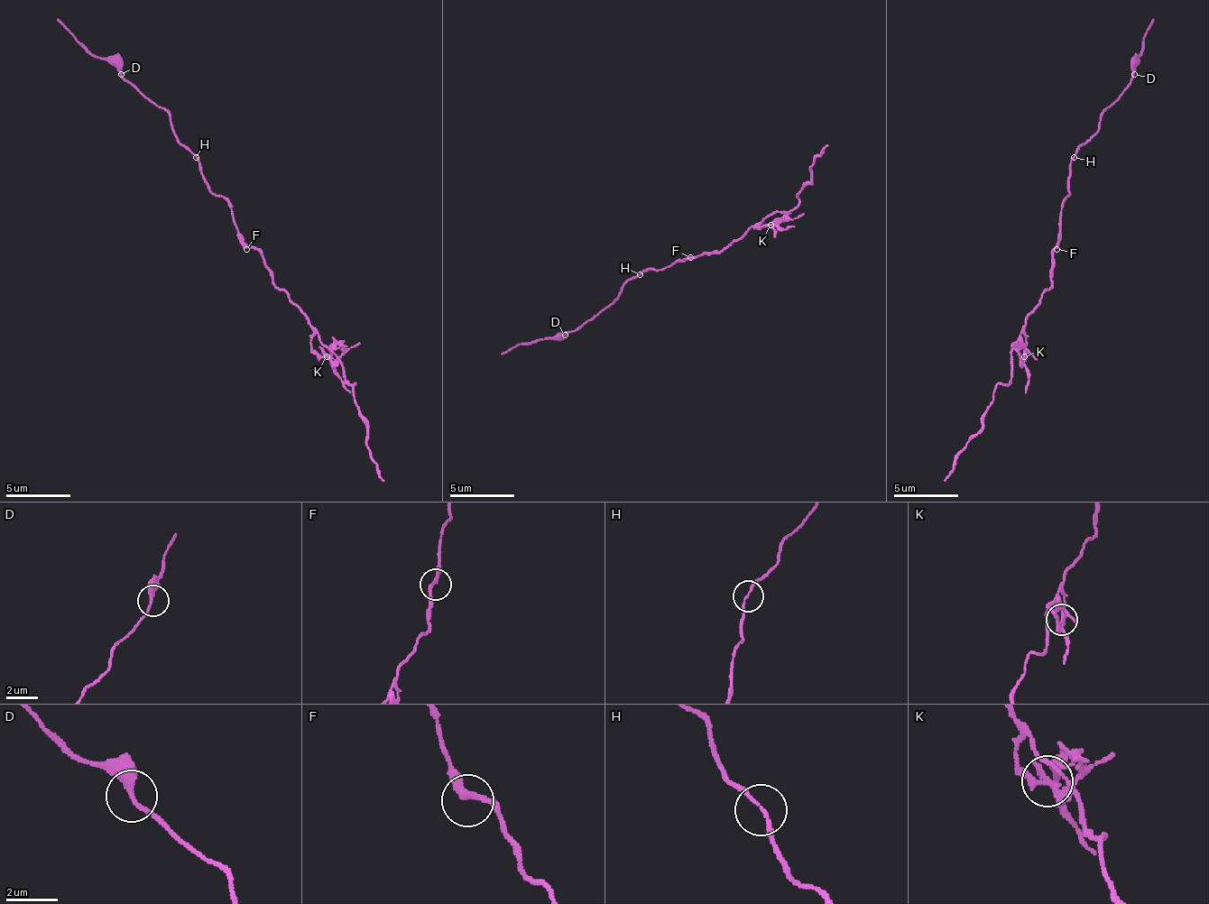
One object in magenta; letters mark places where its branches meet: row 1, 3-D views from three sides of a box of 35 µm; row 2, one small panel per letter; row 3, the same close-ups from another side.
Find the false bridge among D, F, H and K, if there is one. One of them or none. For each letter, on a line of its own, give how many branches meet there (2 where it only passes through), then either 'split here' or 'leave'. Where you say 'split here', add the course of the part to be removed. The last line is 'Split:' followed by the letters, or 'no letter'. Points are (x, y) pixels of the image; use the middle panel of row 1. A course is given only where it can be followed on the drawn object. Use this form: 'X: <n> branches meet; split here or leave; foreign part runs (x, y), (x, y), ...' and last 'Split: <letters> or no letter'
D: 2 branches meet; leave
F: 2 branches meet; leave
H: 2 branches meet; leave
K: 3 branches meet; split here; foreign part runs (771, 226), (778, 228), (794, 226)
Split: K

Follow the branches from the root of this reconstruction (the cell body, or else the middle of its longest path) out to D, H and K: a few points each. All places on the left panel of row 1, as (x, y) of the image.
D: (246, 242), (236, 229), (234, 210), (211, 190), (201, 165), (179, 142), (172, 119), (121, 74)
H: (246, 242), (236, 229), (234, 210), (211, 190), (201, 171), (201, 165), (195, 158)
K: (246, 242), (259, 252), (263, 265), (272, 281), (311, 327), (311, 349), (327, 355)

